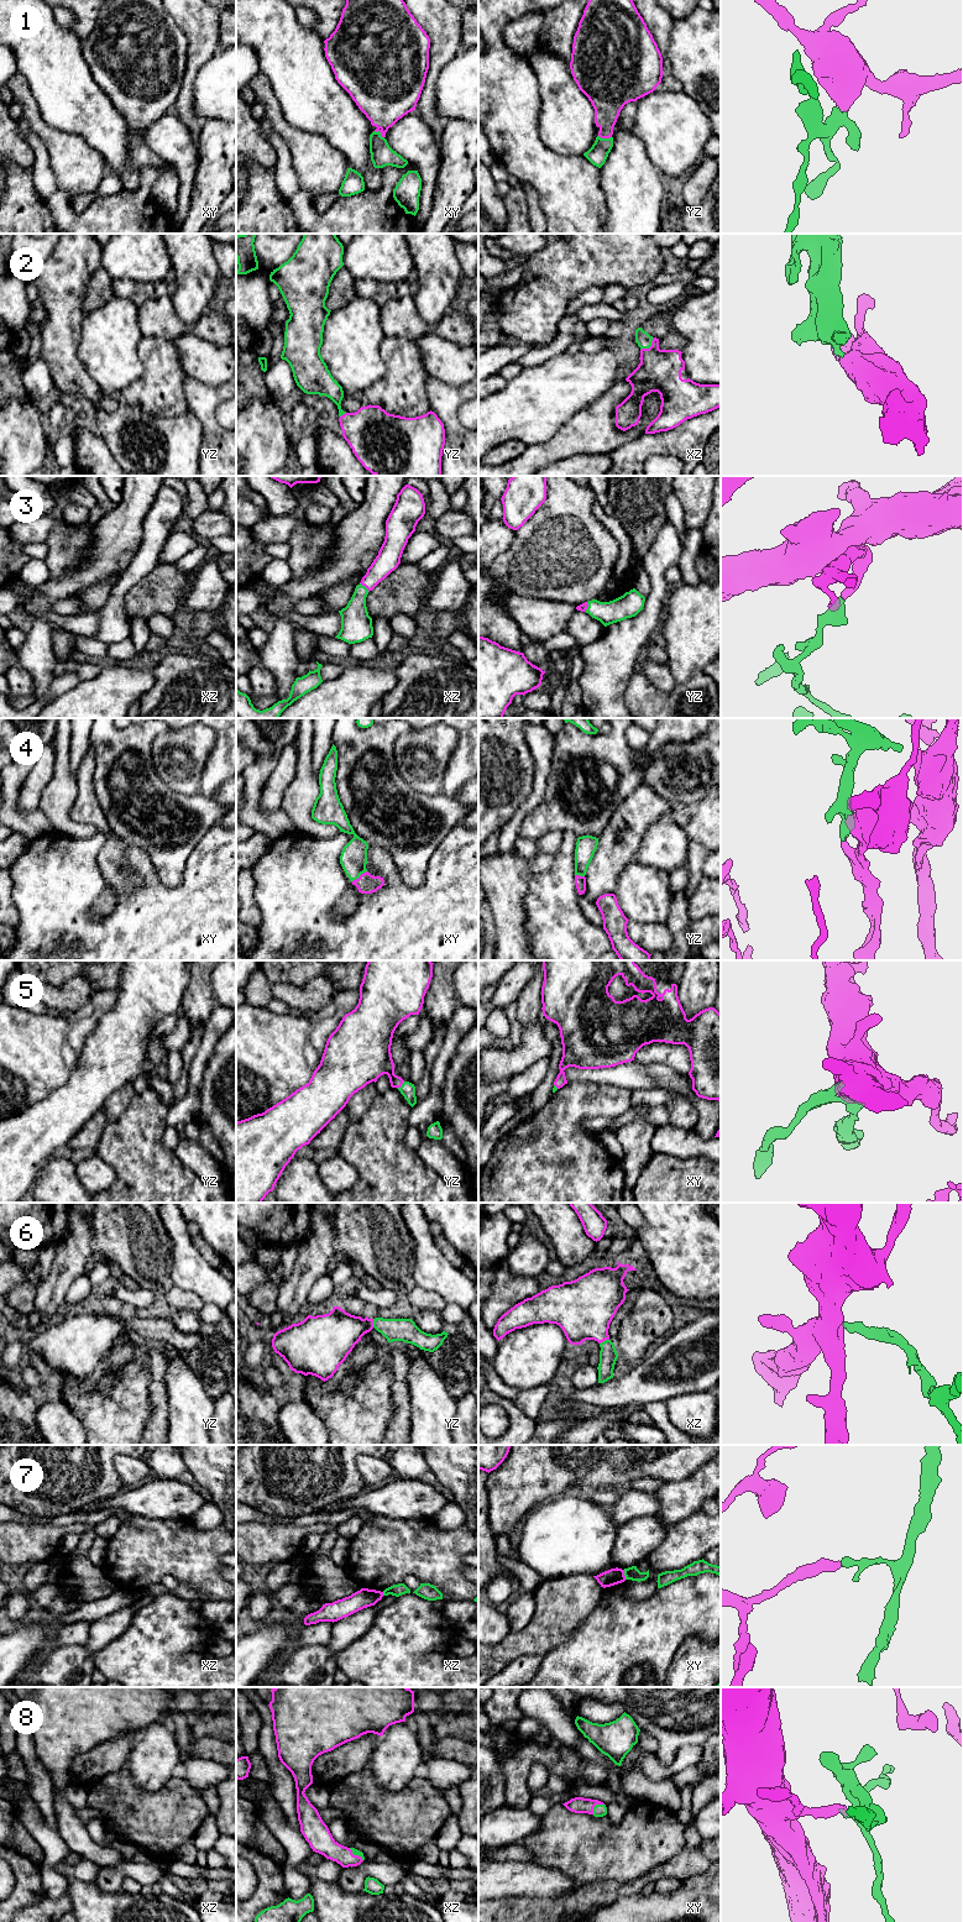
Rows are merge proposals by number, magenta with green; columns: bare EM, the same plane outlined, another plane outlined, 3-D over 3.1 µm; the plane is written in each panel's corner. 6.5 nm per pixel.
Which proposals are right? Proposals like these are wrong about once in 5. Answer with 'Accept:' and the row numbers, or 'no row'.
Accept: 1, 2, 3, 4, 5, 6, 8

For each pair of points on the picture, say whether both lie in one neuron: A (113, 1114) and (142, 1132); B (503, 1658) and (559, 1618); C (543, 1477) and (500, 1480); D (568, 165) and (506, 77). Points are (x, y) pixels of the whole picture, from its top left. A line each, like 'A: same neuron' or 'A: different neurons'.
A: different neurons
B: same neuron
C: same neuron
D: same neuron

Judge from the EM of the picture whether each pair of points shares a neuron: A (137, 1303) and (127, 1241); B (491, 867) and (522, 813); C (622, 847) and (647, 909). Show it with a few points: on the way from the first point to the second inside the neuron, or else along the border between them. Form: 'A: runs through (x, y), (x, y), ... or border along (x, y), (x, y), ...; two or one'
A: border along (140, 1288), (153, 1292); two
B: border along (512, 848), (497, 852); two
C: border along (636, 859), (622, 870), (616, 889); two

